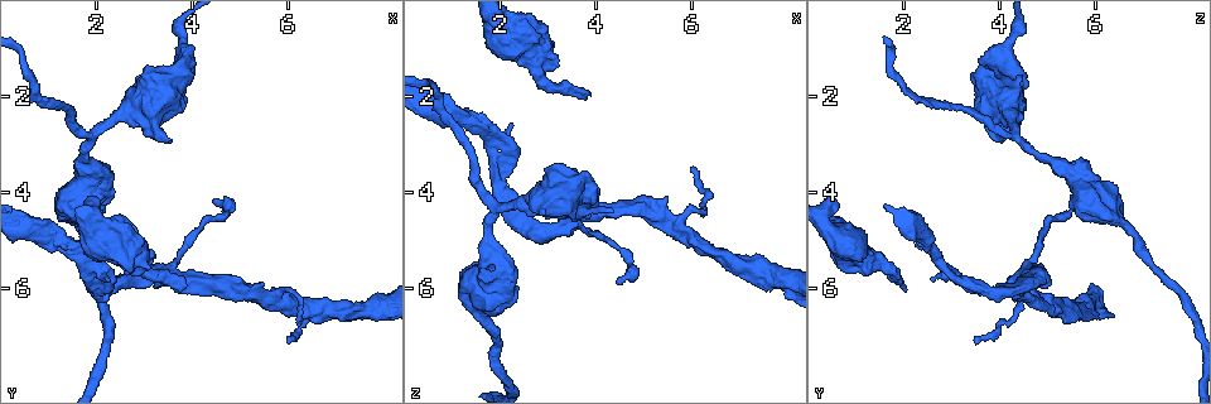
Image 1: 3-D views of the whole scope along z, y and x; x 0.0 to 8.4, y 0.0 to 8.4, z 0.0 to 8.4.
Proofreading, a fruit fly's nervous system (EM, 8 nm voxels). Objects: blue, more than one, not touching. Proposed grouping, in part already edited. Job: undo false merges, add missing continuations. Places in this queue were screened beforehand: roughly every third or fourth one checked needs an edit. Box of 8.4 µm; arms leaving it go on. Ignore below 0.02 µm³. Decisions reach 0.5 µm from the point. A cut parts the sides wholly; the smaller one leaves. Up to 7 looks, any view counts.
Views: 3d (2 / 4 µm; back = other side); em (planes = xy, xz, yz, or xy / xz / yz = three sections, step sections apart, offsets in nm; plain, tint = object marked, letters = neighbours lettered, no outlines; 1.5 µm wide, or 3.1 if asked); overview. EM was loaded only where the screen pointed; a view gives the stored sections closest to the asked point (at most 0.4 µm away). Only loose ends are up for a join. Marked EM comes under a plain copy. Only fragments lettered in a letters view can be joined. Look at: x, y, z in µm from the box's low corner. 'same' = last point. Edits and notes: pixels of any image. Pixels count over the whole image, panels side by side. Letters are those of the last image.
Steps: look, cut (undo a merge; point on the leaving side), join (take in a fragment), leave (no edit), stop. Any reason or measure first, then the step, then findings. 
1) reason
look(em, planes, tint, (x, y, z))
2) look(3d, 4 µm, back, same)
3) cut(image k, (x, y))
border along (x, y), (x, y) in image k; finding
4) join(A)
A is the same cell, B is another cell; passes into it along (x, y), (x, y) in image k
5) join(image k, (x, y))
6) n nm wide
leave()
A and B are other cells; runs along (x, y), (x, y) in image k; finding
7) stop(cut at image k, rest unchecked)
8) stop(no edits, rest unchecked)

an open end
look(3d, 4 µm, (2.05, 4.20, 0.65))

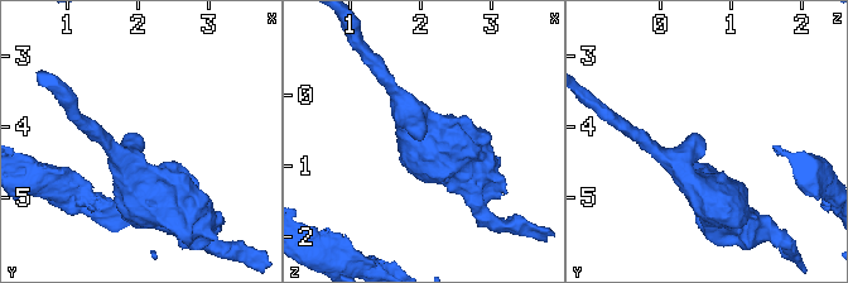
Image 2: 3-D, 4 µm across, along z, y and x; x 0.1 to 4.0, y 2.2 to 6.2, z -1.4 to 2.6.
now the EM
look(em, planes, tint, (2.00, 4.25, 0.65))

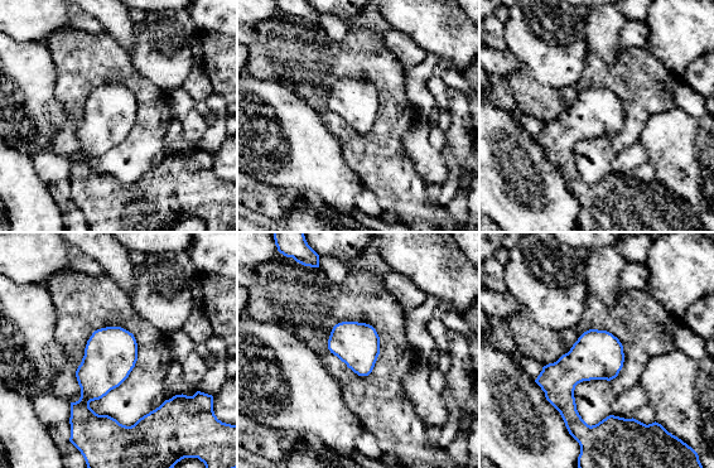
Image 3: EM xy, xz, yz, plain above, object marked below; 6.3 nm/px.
what lies round it
look(em, planes, letters, same)

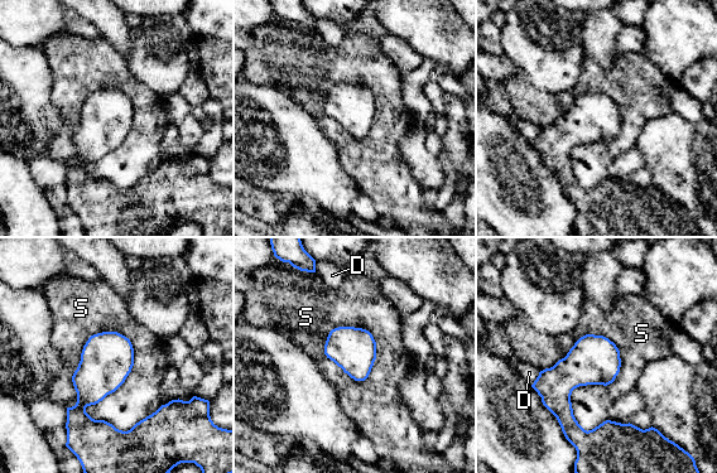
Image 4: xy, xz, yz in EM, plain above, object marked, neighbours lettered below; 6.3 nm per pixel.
leave()
D and S are other cells; none of them fits

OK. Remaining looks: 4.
a fork
look(3d, 2 µm, (1.75, 5.55, 2.75))

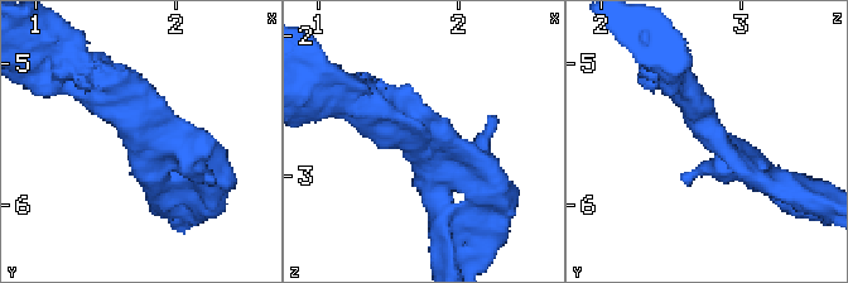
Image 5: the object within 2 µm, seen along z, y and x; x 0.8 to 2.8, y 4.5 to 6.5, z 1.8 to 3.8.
3 arms; arms of 200, 240, 300 nm
look(em, xy, step 8, tint, (1.70, 5.50, 2.74))

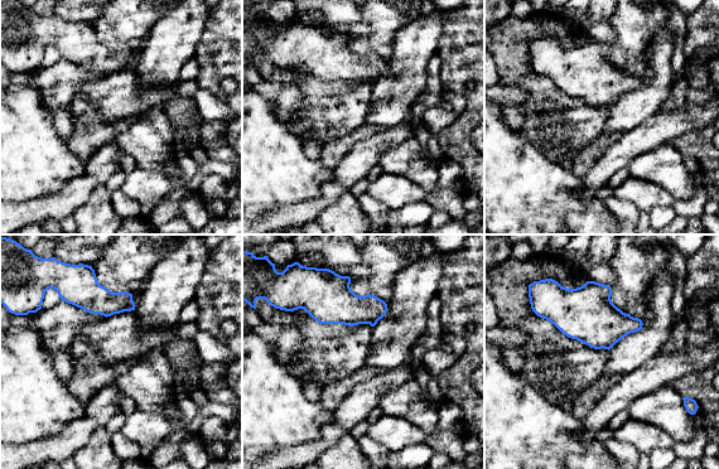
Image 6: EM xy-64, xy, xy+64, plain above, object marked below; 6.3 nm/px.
what lies round it
look(em, xy, step 8, letters, same)

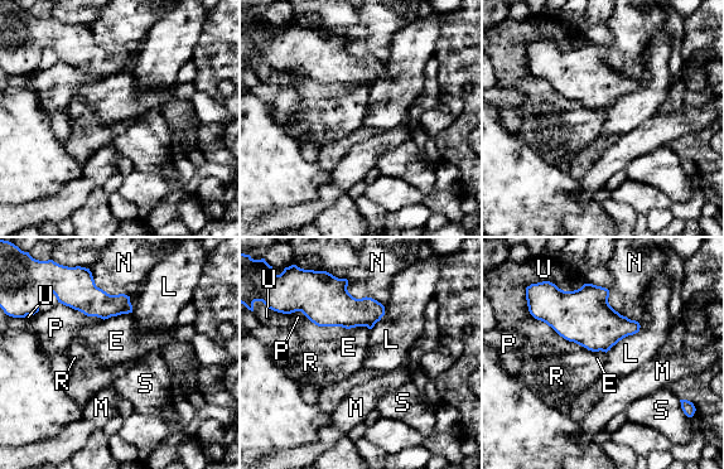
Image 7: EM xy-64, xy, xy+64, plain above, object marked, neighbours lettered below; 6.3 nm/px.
leave()
E, L, M, N, P, R, S and U are other cells; border along (542, 320), (569, 342) in image 7; continuous, no second neuron

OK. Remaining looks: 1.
stop(no edits, rest unchecked)

